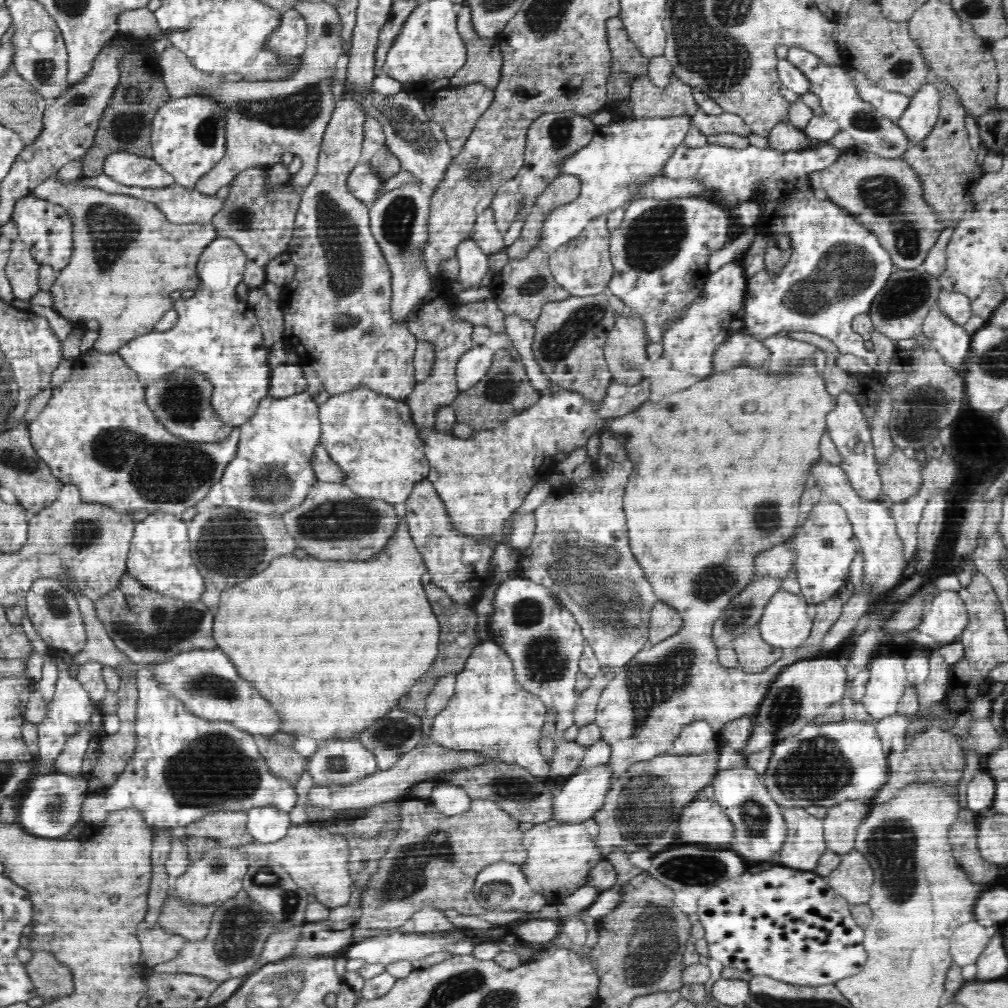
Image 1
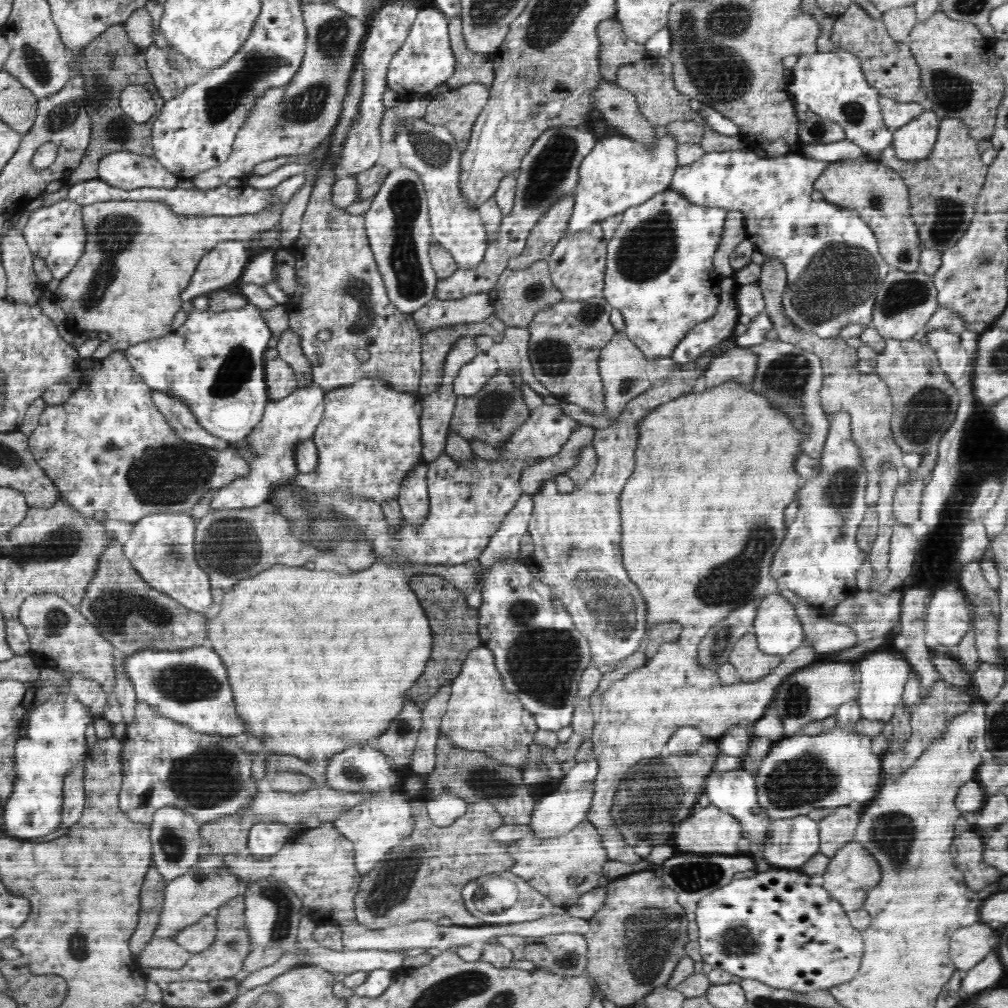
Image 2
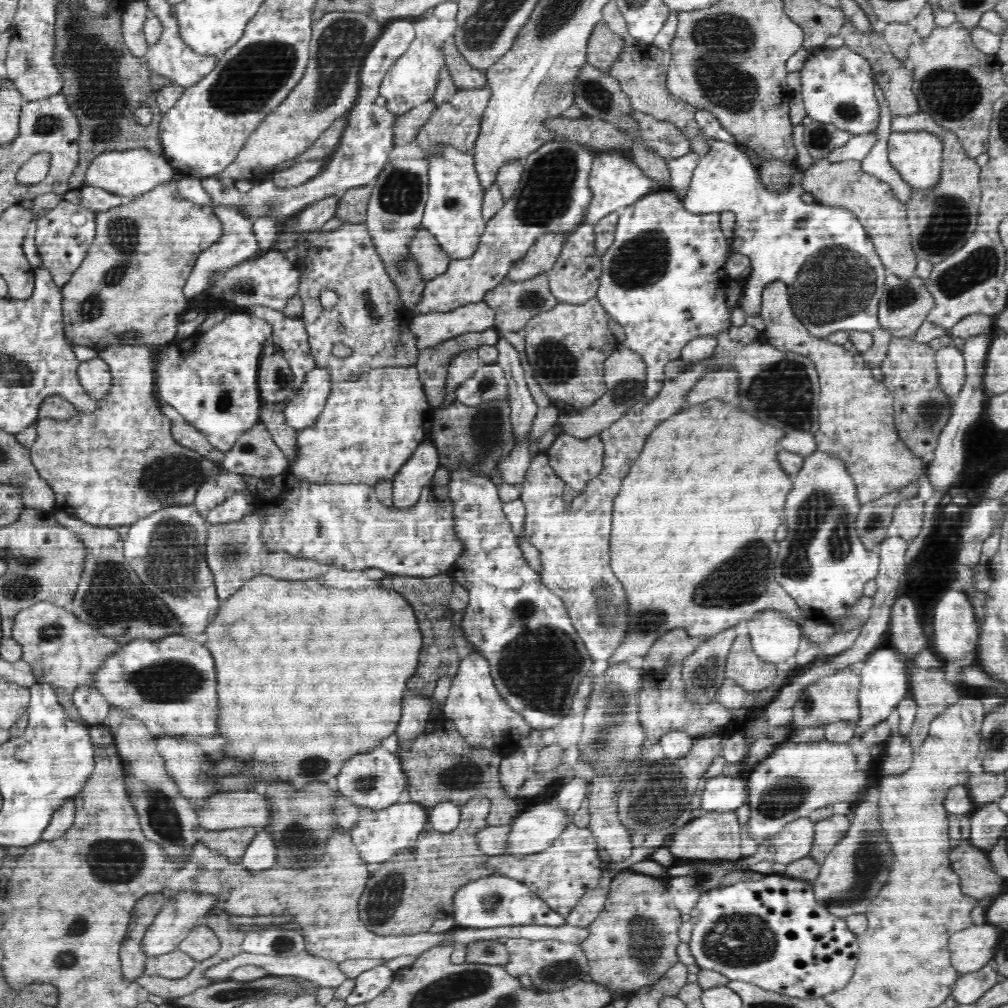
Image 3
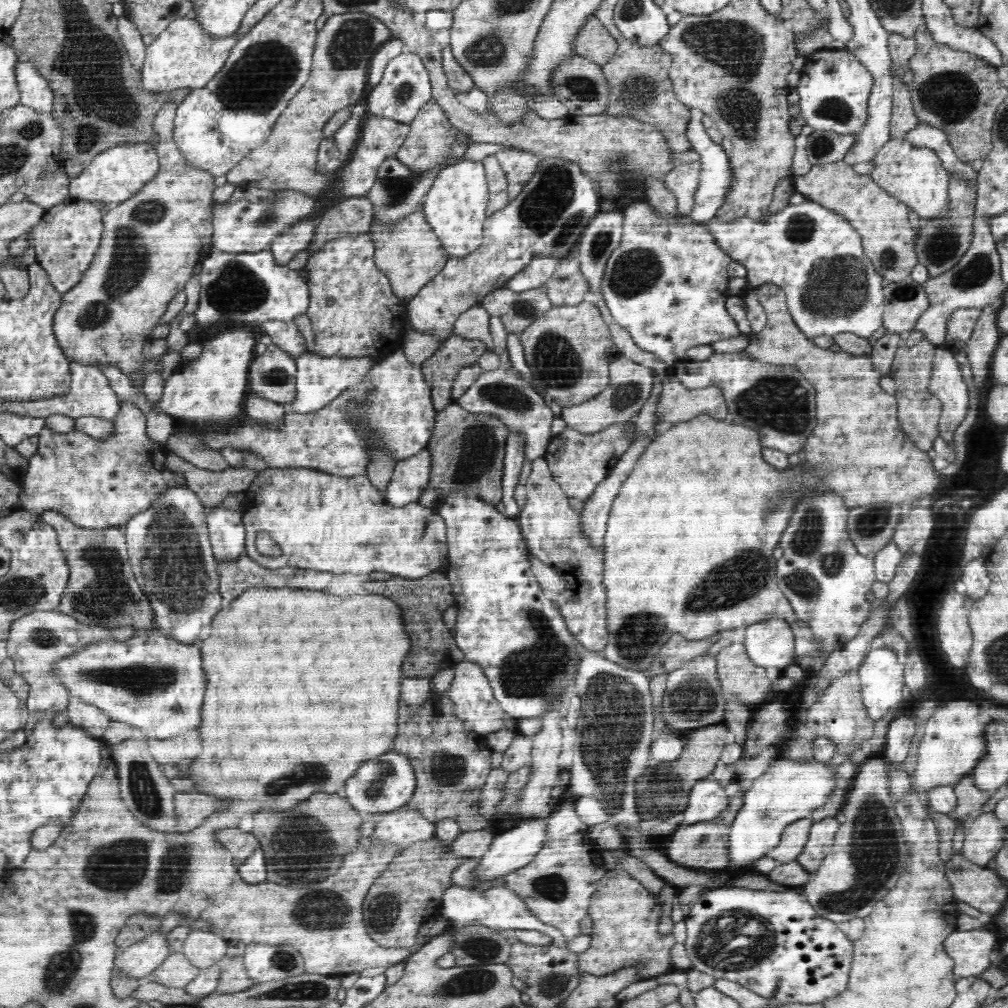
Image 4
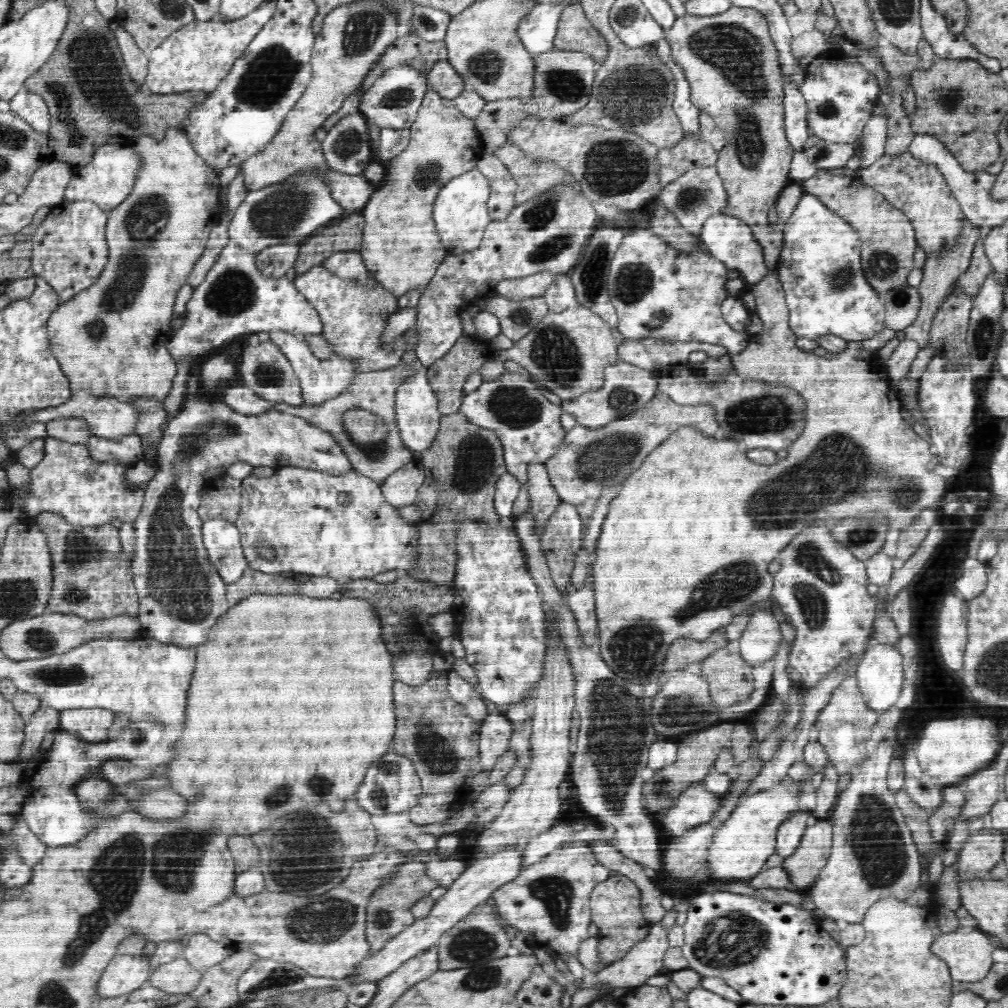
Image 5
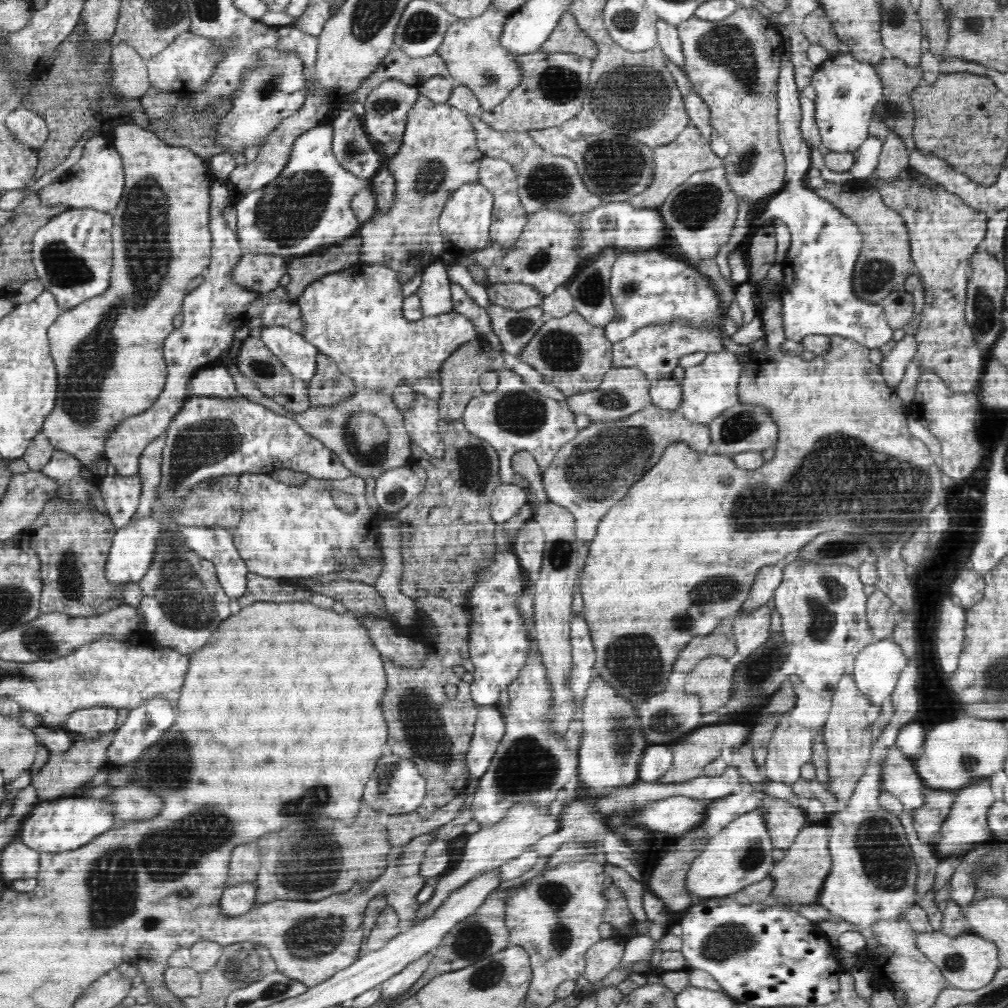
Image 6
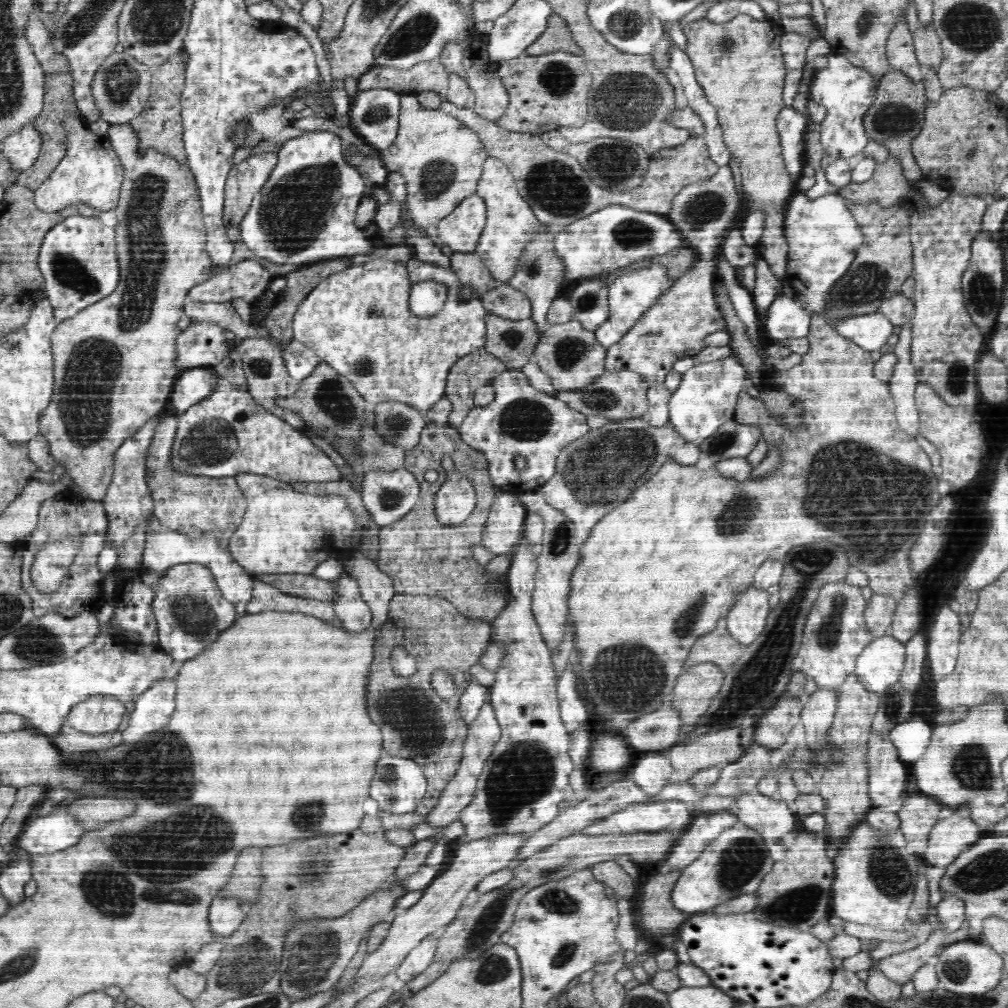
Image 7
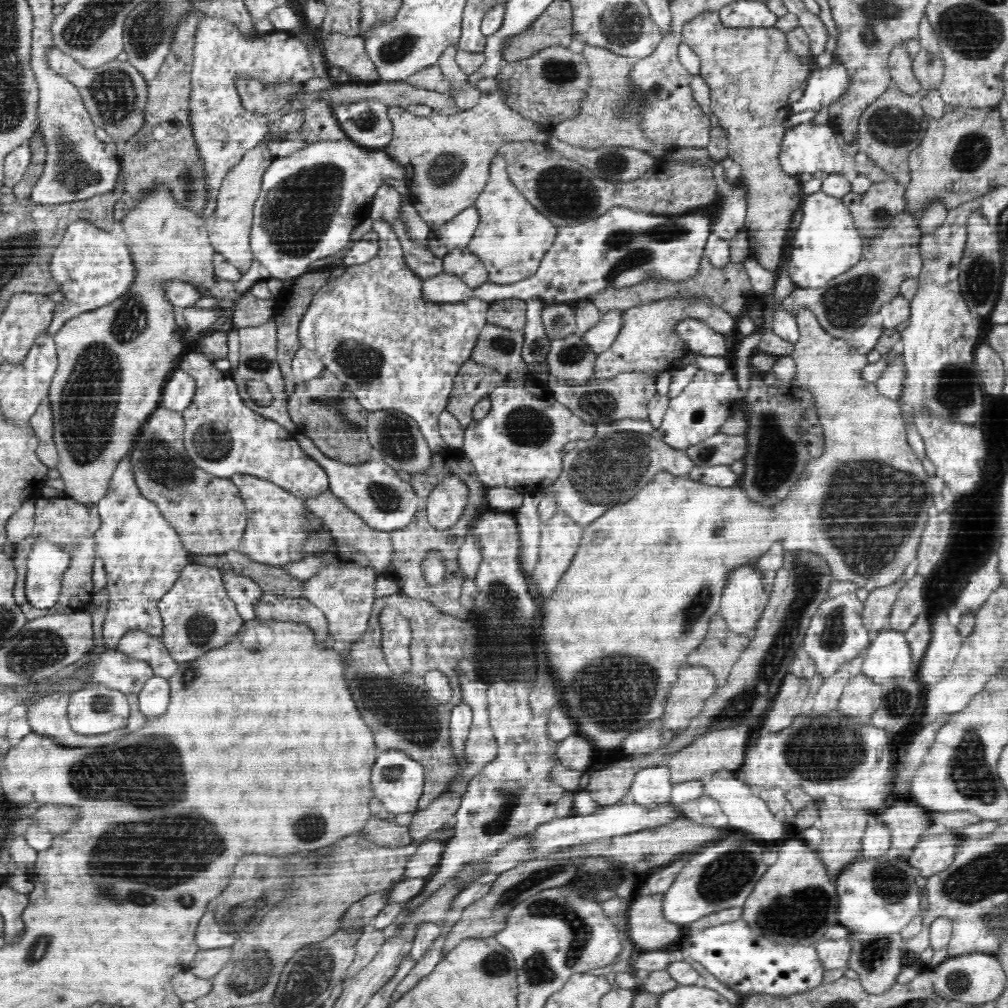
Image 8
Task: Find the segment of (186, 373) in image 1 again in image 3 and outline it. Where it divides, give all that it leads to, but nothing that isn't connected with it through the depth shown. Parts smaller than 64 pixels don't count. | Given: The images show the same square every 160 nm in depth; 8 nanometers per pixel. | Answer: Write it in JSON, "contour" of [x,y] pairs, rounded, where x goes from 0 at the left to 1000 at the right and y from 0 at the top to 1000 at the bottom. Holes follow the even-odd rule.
{"contour":[[[157,396],[159,407],[163,414],[170,419],[170,428],[172,436],[181,442],[188,443],[190,447],[196,447],[196,450],[202,451],[211,458],[220,459],[223,449],[210,442],[210,439],[204,435],[202,430],[192,425],[183,414],[179,412],[171,403],[165,402],[165,399]]]}

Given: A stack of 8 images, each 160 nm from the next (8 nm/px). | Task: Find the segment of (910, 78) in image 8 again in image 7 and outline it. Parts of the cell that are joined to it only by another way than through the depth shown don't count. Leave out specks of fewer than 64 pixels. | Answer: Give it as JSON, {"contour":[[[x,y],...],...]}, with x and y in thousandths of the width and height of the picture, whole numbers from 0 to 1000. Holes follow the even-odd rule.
{"contour":[[[898,15],[888,23],[879,42],[879,57],[883,69],[893,69],[907,81],[914,81],[918,75],[917,67],[911,62],[906,45],[906,35],[901,29]]]}

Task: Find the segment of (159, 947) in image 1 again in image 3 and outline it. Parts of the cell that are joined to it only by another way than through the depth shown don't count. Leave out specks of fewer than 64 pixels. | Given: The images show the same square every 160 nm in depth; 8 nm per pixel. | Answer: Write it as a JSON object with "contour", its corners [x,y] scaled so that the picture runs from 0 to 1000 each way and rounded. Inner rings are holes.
{"contour":[[[177,939],[175,942],[147,951],[143,967],[159,967],[163,970],[183,970],[195,958],[187,946]]]}

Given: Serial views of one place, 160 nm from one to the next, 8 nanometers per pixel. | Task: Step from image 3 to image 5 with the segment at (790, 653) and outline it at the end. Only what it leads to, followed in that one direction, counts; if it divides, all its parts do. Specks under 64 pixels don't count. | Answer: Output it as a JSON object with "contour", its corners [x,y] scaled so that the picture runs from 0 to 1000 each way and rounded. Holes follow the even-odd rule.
{"contour":[[[766,605],[750,606],[745,609],[740,625],[732,633],[735,652],[745,660],[767,654],[776,637],[774,617],[766,609]]]}

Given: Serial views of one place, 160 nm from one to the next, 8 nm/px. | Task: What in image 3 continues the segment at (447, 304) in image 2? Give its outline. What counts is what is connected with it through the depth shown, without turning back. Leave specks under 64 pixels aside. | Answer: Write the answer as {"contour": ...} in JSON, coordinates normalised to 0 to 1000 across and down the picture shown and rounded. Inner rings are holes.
{"contour":[[[481,299],[460,302],[448,310],[412,313],[406,326],[415,337],[415,349],[466,328],[491,324],[491,308]]]}

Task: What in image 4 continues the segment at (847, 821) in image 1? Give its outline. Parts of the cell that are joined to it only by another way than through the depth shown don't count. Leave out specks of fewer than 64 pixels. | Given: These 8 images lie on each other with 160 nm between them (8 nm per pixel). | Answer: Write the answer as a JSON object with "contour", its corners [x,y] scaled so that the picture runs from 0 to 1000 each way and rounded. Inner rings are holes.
{"contour":[[[822,811],[809,815],[805,820],[802,835],[790,855],[804,866],[808,866],[824,845],[827,831],[834,820],[834,813]]]}

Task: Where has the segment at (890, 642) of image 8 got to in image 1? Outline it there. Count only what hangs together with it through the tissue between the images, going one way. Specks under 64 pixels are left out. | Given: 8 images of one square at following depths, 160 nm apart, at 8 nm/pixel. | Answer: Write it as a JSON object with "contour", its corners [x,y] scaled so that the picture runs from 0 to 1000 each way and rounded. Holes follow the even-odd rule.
{"contour":[[[868,649],[860,661],[862,674],[858,683],[858,688],[854,694],[859,705],[864,711],[873,714],[878,710],[890,707],[890,698],[893,696],[901,681],[900,667],[898,664],[897,649]]]}

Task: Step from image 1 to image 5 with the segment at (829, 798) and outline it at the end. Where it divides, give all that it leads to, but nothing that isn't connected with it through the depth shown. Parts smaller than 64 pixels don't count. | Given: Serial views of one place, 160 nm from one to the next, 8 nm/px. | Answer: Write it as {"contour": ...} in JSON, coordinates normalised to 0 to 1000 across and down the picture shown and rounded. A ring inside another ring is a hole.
{"contour":[[[770,778],[733,794],[702,841],[702,862],[706,873],[714,873],[714,876],[742,875],[743,871],[758,863],[761,852],[770,845],[772,821],[780,815],[780,812],[784,812],[784,808],[794,804],[792,792],[794,788],[790,786],[788,778]]]}

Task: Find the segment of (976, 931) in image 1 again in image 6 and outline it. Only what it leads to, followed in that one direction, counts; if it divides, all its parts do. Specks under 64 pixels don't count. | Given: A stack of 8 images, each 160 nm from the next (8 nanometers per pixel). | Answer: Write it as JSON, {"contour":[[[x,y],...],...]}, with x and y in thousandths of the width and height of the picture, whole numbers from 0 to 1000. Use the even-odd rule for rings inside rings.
{"contour":[[[931,924],[911,926],[909,938],[933,961],[941,978],[954,982],[970,982],[982,976],[992,960],[990,939],[987,936],[962,924],[944,929]]]}

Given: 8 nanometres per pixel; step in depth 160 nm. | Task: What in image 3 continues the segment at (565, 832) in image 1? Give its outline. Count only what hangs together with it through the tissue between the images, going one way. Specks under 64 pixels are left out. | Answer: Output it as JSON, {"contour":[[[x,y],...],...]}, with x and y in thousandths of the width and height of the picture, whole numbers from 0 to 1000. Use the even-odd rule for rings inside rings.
{"contour":[[[565,816],[556,831],[539,845],[523,848],[518,852],[500,847],[485,849],[484,857],[480,857],[480,860],[486,859],[486,862],[490,862],[490,868],[497,867],[518,875],[535,893],[552,903],[562,913],[575,891],[591,882],[596,875],[596,867],[601,857],[594,852],[593,840],[585,821],[572,821],[569,816]]]}

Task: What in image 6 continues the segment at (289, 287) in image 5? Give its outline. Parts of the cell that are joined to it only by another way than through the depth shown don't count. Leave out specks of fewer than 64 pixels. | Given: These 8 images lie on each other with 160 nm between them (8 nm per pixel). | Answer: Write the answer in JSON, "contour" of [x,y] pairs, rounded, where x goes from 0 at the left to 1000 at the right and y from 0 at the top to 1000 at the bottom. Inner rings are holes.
{"contour":[[[215,179],[207,188],[208,206],[207,206],[207,227],[210,232],[209,240],[209,259],[206,263],[206,272],[204,272],[204,280],[192,287],[190,292],[187,291],[182,298],[182,319],[181,325],[174,325],[165,335],[162,344],[162,351],[167,365],[166,379],[162,388],[157,393],[153,402],[147,407],[130,415],[123,416],[117,423],[113,423],[113,427],[109,427],[109,432],[105,435],[103,440],[104,454],[112,459],[112,463],[116,467],[115,472],[121,474],[130,474],[138,470],[137,454],[141,452],[143,444],[153,438],[159,431],[166,429],[169,419],[174,412],[181,406],[181,403],[187,397],[186,387],[188,386],[188,377],[199,365],[207,364],[208,361],[218,354],[225,354],[229,347],[230,340],[233,335],[232,329],[238,327],[240,323],[244,323],[250,315],[260,312],[259,317],[262,317],[264,323],[283,323],[286,327],[300,331],[303,327],[303,318],[300,315],[299,305],[295,302],[294,297],[288,297],[286,288],[283,285],[272,286],[264,292],[259,289],[244,288],[242,284],[236,284],[231,280],[231,266],[238,260],[242,252],[242,246],[237,240],[237,236],[226,226],[224,218],[220,213],[224,204],[229,204],[228,189],[225,181]]]}

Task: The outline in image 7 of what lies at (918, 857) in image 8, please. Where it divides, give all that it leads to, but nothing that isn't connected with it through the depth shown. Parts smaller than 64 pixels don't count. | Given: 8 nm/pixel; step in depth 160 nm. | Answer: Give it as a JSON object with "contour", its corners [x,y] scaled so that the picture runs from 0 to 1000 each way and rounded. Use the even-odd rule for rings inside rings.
{"contour":[[[954,798],[944,803],[944,810],[928,817],[921,831],[921,841],[916,853],[923,860],[938,861],[948,851],[970,835],[978,824],[962,813],[962,798]]]}

